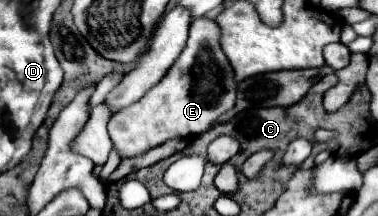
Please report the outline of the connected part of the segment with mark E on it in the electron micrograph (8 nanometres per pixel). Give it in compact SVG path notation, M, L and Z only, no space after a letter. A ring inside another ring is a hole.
M197 18L189 28L189 40L165 78L155 84L137 104L123 108L109 120L109 136L121 160L145 154L171 138L199 136L215 126L221 114L235 104L237 82L233 68L219 44L221 30L213 18Z

